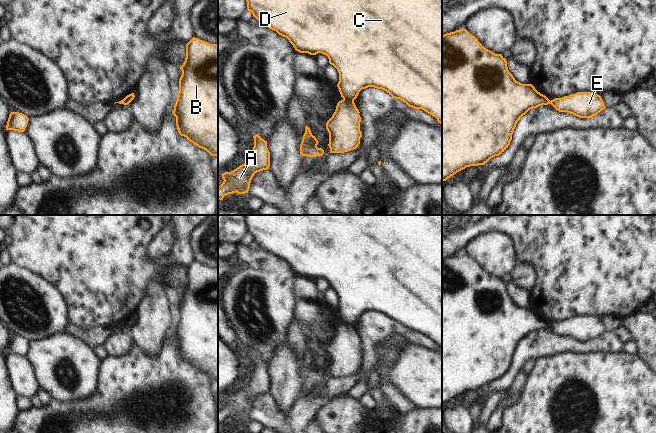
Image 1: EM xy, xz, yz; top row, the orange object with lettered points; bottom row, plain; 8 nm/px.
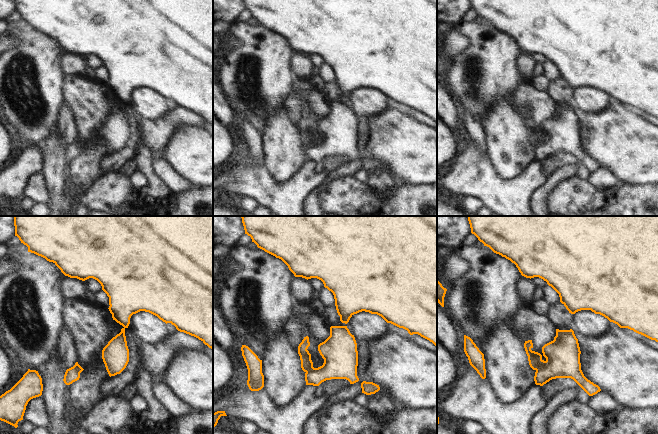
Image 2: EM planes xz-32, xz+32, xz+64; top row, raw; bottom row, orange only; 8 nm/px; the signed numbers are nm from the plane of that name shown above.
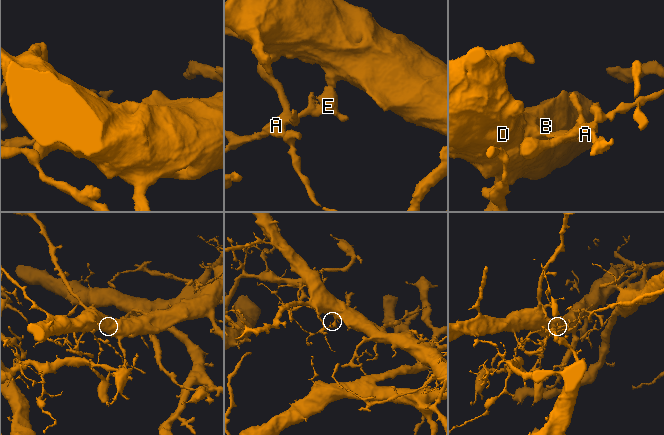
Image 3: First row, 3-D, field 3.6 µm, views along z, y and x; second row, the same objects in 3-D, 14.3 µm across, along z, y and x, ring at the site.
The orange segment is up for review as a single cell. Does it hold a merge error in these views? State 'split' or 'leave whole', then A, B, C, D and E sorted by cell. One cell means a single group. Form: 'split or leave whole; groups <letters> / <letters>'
split; groups A E / B C D

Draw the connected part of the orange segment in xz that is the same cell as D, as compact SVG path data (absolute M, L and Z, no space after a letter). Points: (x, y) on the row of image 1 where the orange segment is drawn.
M246 0L247 10L259 21L259 25L286 37L296 51L316 55L322 53L339 73L337 87L343 99L354 101L362 89L374 87L400 99L409 107L422 109L435 117L442 125L442 0Z

